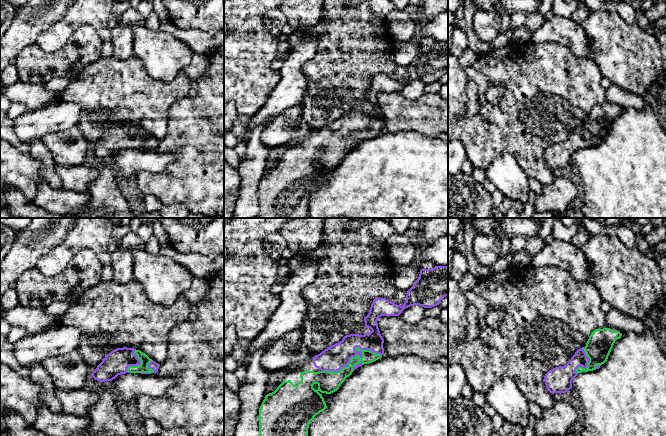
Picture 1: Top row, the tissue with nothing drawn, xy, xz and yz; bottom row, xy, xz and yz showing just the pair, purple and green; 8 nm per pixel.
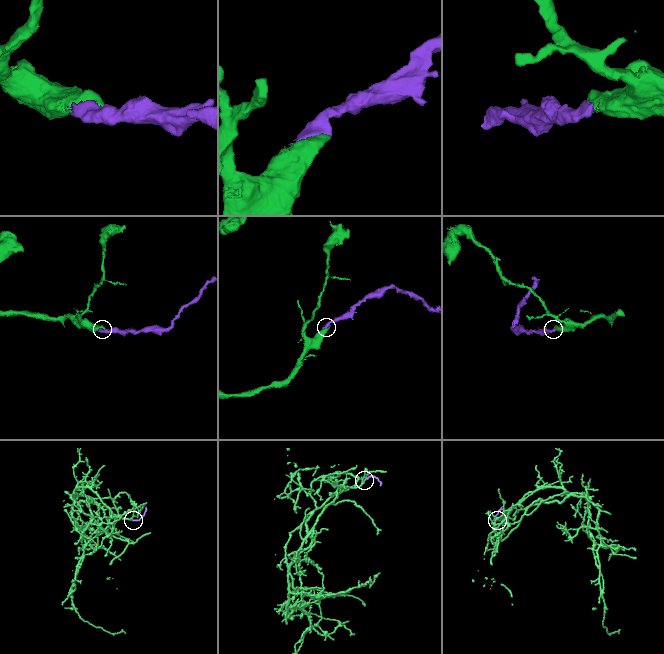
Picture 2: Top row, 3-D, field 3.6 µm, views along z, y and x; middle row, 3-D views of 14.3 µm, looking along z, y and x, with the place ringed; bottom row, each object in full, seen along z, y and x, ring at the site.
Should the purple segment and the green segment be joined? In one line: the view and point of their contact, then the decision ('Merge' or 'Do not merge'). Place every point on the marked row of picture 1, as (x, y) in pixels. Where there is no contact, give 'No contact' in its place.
Touches purple at xz (351, 357). Merge

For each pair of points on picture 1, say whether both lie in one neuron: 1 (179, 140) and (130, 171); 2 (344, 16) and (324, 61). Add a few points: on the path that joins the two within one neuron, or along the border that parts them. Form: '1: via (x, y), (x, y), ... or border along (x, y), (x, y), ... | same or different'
1: border along (174, 154), (174, 159), (162, 171), (148, 171) | different
2: via (344, 27), (344, 40), (335, 50) | same

